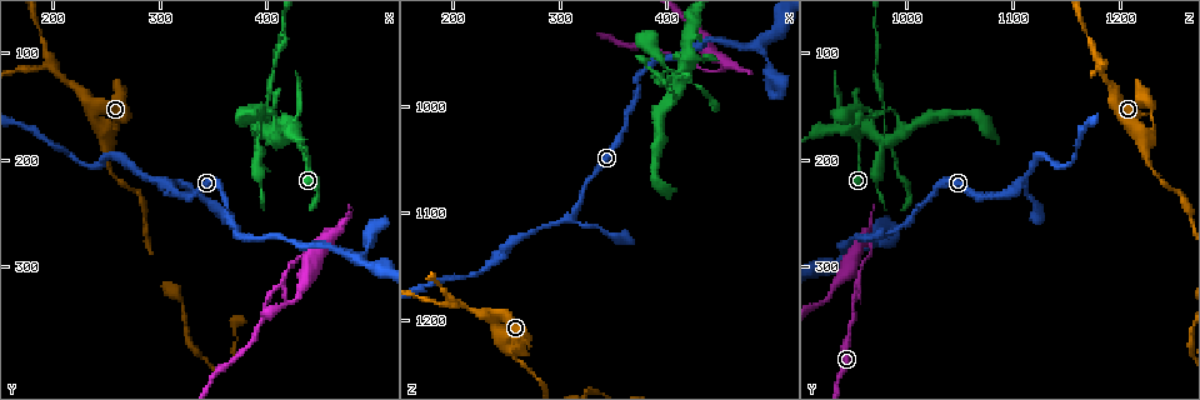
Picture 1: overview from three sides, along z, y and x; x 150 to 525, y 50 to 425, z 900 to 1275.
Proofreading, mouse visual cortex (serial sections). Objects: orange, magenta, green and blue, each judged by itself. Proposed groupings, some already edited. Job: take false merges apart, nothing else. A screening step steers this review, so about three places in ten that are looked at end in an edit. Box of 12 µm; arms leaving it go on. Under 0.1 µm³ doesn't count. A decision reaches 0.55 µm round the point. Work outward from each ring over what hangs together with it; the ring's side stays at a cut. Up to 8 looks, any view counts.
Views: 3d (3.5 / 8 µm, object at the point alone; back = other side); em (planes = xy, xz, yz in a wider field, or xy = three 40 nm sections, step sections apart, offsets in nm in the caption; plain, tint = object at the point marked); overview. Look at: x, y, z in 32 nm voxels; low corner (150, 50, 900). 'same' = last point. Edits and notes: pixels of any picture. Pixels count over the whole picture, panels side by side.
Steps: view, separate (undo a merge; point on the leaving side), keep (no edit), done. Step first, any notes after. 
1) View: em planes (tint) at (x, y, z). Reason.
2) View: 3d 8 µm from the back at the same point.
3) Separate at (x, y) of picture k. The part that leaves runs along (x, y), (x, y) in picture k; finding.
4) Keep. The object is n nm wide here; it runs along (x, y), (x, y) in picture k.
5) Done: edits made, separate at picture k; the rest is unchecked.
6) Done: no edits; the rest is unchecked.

View: 3d 3.5 µm at (424, 174, 960). Abrupt turn.

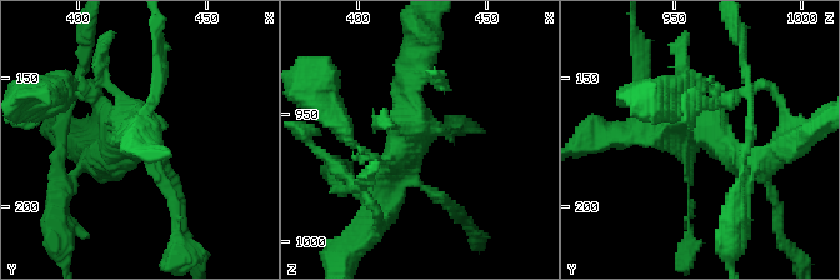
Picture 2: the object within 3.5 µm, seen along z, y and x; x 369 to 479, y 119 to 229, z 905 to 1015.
View: em xy step 2 (tint) at (426, 173, 956). Need the tissue.

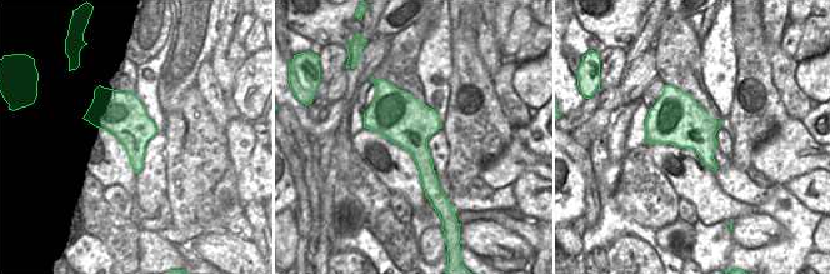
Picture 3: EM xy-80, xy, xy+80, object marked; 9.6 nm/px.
Keep. It runs along (458, 129), (423, 131), (380, 189) in picture 2; one cell here.

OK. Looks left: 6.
View: 3d 3.5 µm from the back at (446, 284, 966). Abrupt turn.

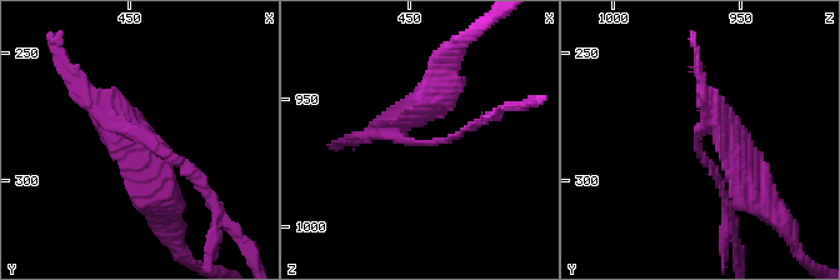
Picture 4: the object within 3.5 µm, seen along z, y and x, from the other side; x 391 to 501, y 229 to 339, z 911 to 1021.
View: em xy step 5 (tint) at (445, 286, 968).

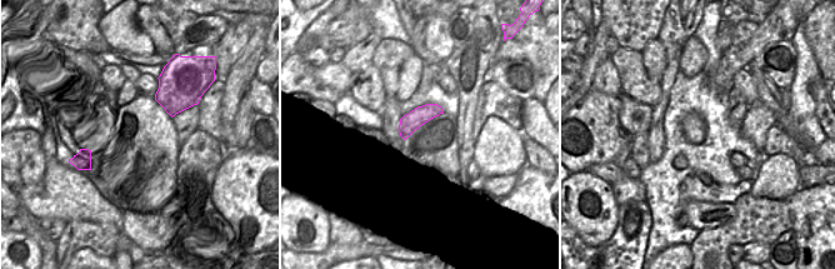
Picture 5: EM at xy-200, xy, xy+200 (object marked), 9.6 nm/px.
Separate at (134, 169) of picture 4. The object is 180 nm wide here; the part that leaves runs along (710, 123), (771, 210) in picture 4; two cells meet here.

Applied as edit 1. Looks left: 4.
View: 3d 8 µm at (198, 112, 1180). Narrows sharply.

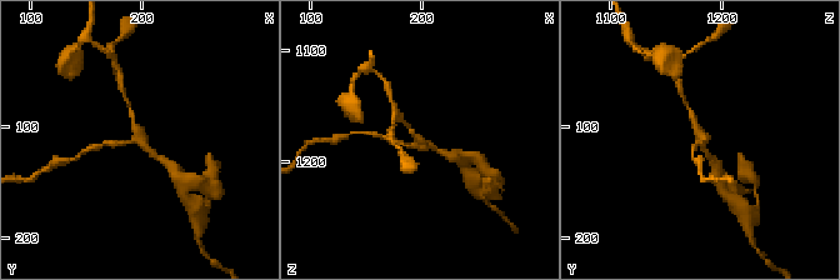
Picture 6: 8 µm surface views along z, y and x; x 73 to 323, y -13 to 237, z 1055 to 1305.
View: 3d 3.5 µm at (196, 112, 1180).

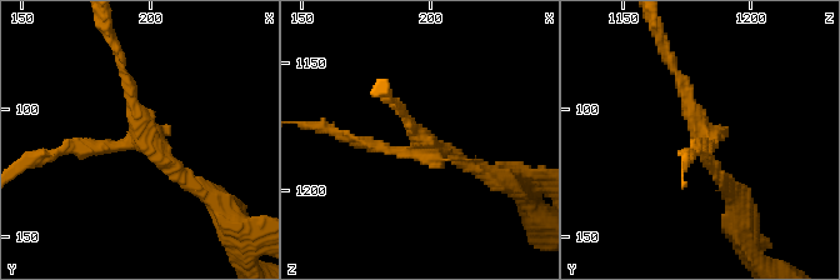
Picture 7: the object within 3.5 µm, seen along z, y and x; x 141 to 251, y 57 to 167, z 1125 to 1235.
View: em xy step 2 (tint) at (198, 113, 1181). Now the EM.

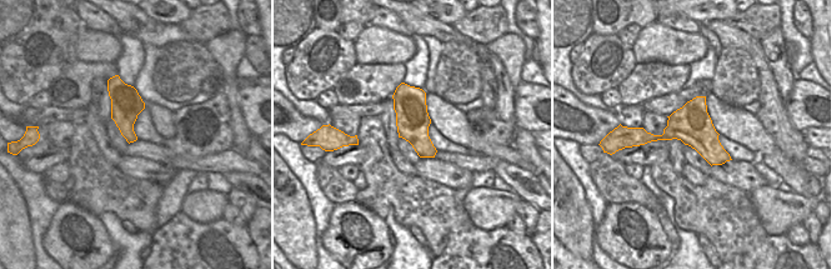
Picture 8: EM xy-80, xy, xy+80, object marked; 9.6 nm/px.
Keep. The arms are 150, 150, 200 nm wide; continuous, no second cell.

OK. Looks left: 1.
Done: edits made, separate at picture 4; the rest is unchecked.

